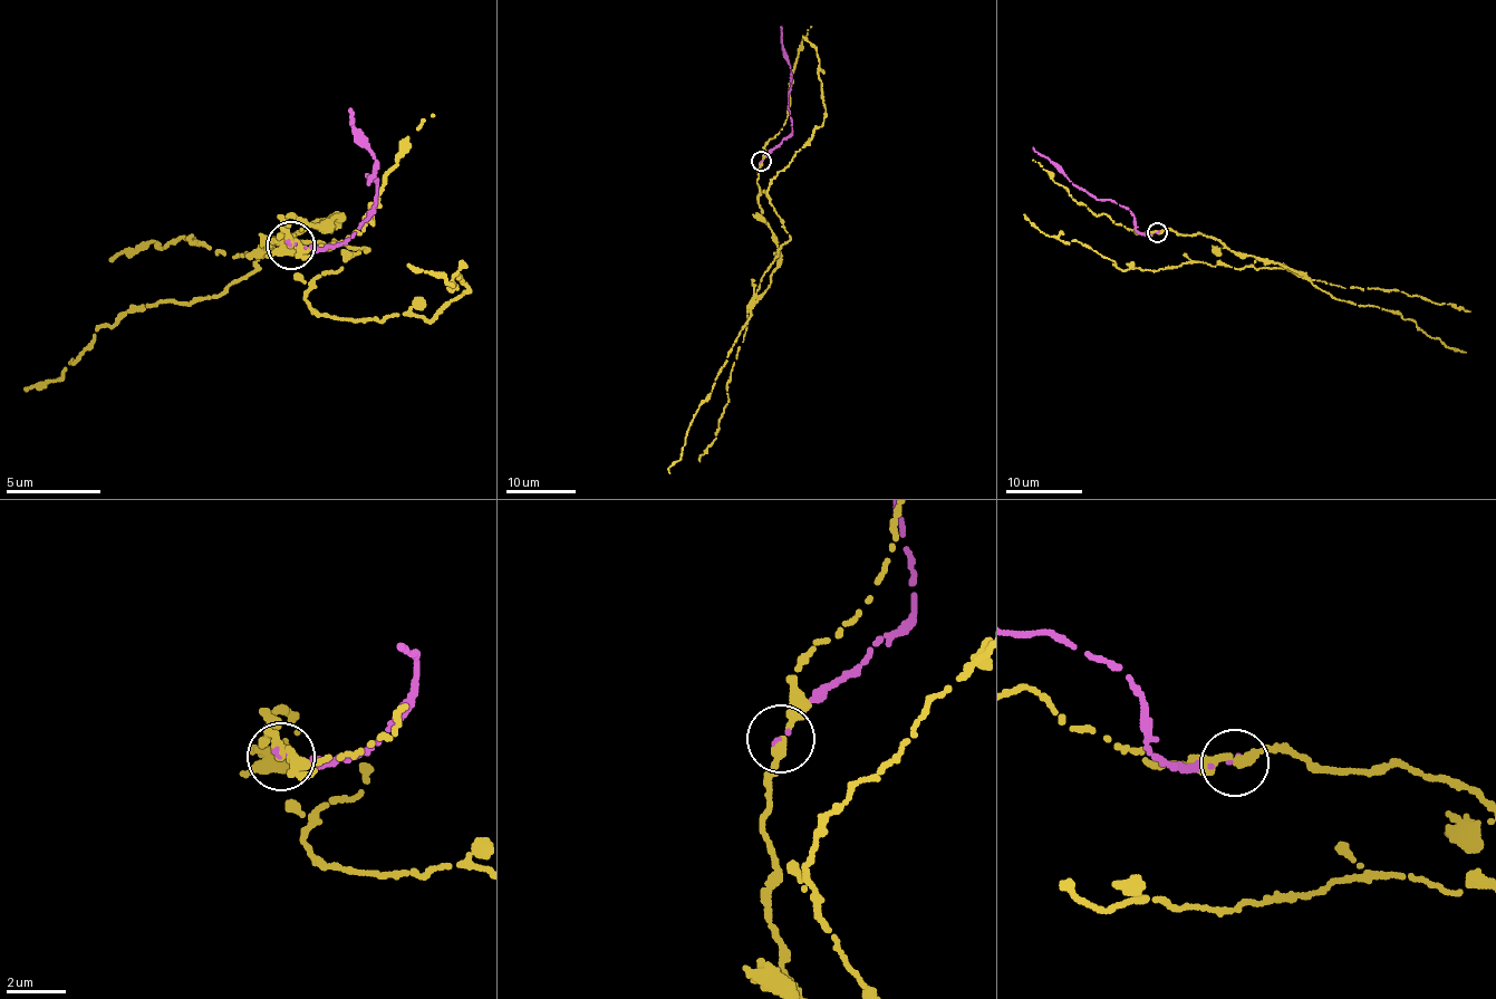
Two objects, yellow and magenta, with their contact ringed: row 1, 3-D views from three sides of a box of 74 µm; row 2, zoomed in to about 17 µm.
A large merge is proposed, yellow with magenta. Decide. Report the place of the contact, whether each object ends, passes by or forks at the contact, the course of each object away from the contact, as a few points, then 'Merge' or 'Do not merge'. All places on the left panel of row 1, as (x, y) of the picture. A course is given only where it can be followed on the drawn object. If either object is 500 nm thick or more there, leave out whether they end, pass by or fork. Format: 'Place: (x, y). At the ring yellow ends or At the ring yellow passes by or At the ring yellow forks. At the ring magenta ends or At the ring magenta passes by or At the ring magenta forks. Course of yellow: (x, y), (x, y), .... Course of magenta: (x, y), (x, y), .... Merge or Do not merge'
Place: (290, 245). At the ring yellow passes by. At the ring magenta ends. Course of yellow: (289, 243), (292, 213), (368, 251), (312, 282), (312, 310), (356, 323), (466, 294), (407, 263). Course of magenta: (289, 243), (328, 249), (351, 233), (376, 190), (367, 175), (367, 185), (377, 169), (349, 124), (349, 106). Do not merge

